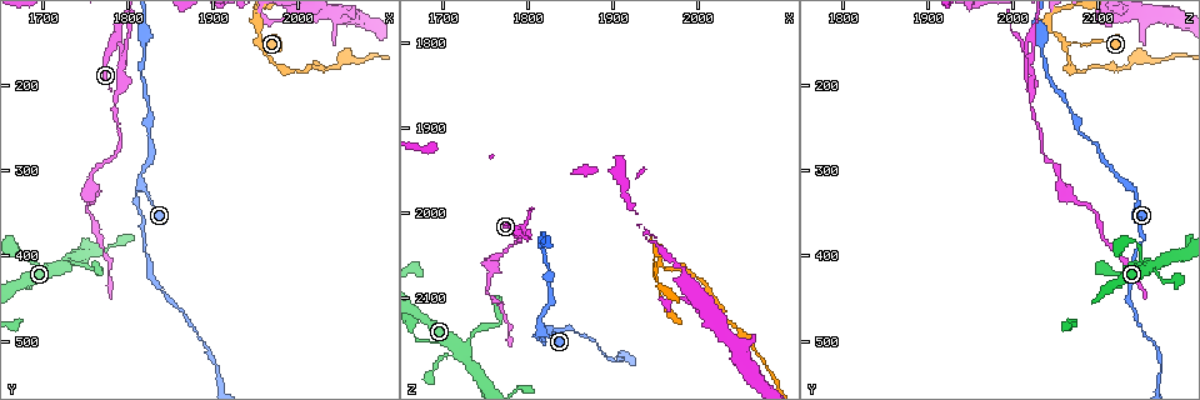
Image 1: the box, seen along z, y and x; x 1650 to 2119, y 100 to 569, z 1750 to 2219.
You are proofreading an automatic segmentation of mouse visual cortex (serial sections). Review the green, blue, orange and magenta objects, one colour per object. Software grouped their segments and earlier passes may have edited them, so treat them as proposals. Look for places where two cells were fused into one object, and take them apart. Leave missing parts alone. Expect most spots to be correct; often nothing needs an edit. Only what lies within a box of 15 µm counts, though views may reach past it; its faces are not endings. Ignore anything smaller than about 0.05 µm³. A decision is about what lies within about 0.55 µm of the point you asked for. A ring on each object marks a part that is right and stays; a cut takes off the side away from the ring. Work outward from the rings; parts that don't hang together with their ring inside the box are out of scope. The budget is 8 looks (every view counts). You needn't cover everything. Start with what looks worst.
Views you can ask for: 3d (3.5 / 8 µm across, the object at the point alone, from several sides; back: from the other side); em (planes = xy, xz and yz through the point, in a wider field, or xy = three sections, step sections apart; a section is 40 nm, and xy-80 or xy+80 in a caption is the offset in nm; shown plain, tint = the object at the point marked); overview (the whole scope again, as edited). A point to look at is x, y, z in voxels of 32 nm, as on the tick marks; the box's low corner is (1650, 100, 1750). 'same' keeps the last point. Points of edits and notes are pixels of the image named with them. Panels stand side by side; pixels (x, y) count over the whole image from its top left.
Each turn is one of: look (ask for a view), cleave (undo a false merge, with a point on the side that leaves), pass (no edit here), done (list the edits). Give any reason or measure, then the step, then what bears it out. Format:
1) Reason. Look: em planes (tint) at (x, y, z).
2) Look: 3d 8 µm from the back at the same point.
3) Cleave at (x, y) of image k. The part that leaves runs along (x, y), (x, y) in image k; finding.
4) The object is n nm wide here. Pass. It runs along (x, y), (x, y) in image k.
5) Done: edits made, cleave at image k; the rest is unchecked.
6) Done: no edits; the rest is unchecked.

Three arms meet. Look: 3d 3.5 µm at (1820, 320, 2140).

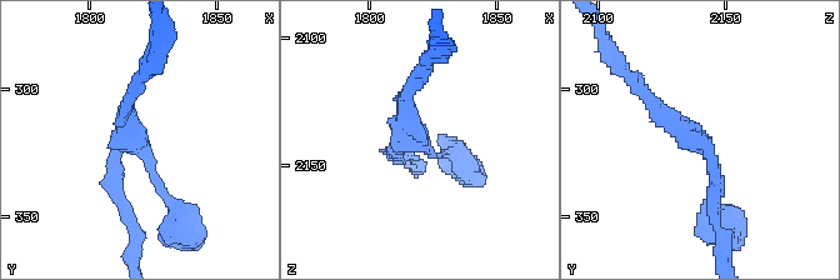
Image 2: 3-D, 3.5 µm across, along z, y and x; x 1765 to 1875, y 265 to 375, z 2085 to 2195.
Look: em xy step 3 (tint) at (1818, 321, 2139).

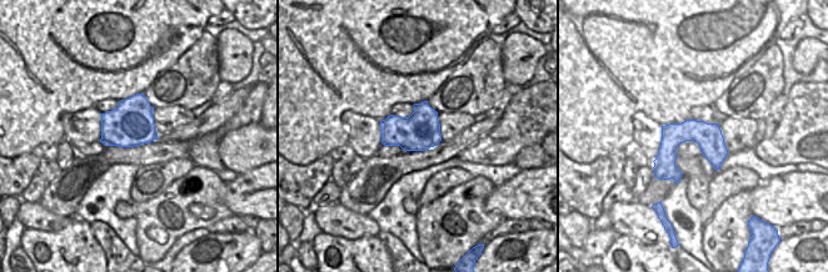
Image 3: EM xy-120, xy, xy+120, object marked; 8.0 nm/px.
Pass. It runs along (716, 127), (684, 131), (657, 174) in image 3; one cell here.

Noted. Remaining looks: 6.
A fork. Look: 3d 3.5 µm from the back at (1950, 150, 2065).

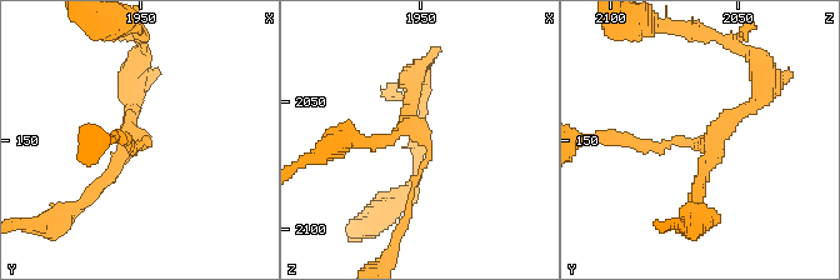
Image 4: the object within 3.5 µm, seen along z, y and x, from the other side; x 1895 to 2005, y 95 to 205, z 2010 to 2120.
3 arms meet here; the arms are 100, 150, 200 nm wide; now the EM. Look: em xy step 2 (tint) at (1952, 152, 2061).

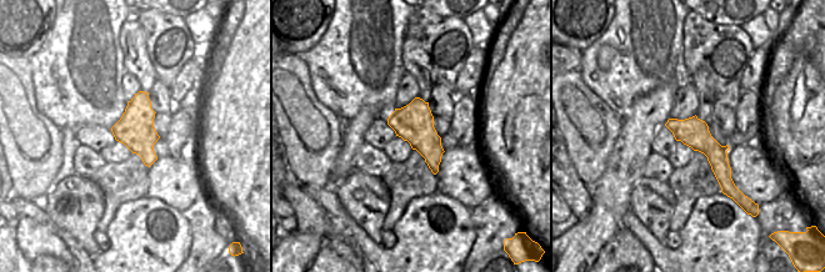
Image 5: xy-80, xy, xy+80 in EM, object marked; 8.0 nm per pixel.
Pass. It runs along (640, 144), (708, 144), (698, 205) in image 4; all the same cell.

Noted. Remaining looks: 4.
Narrows sharply. Look: 3d 3.5 µm at (1790, 145, 2020).

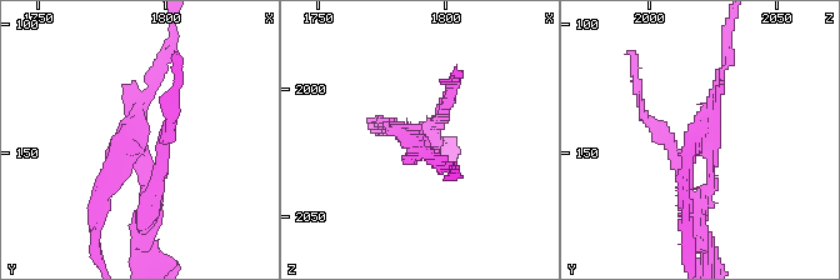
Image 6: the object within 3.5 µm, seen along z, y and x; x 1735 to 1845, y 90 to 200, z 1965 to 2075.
Shape alone is not enough. Look: em xy step 3 (tint) at (1788, 146, 2019).

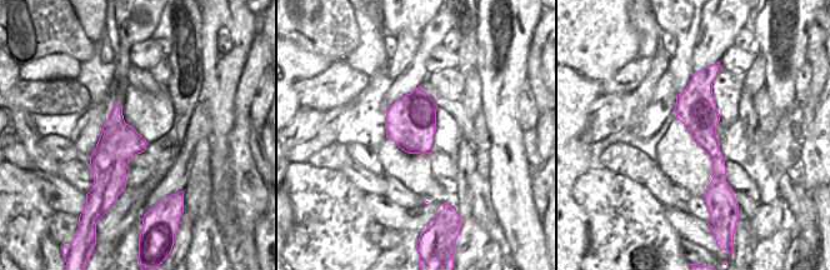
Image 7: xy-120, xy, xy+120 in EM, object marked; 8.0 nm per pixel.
Another direction. Look: em xy step 5 (tint) at the same point.

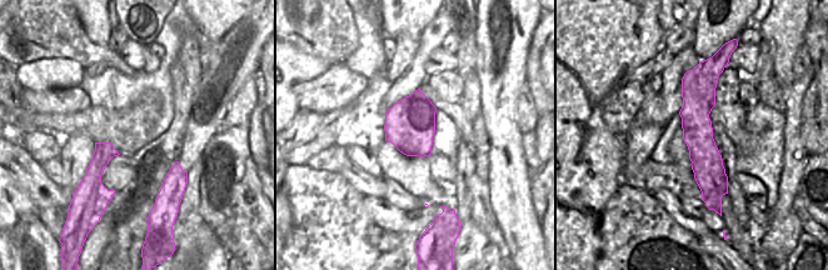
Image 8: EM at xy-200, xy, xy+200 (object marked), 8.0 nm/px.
Cleave at (158, 193) of image 6. Two cells meet here.

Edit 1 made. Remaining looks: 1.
Done: edits made, cleave at image 6; the rest is unchecked.

